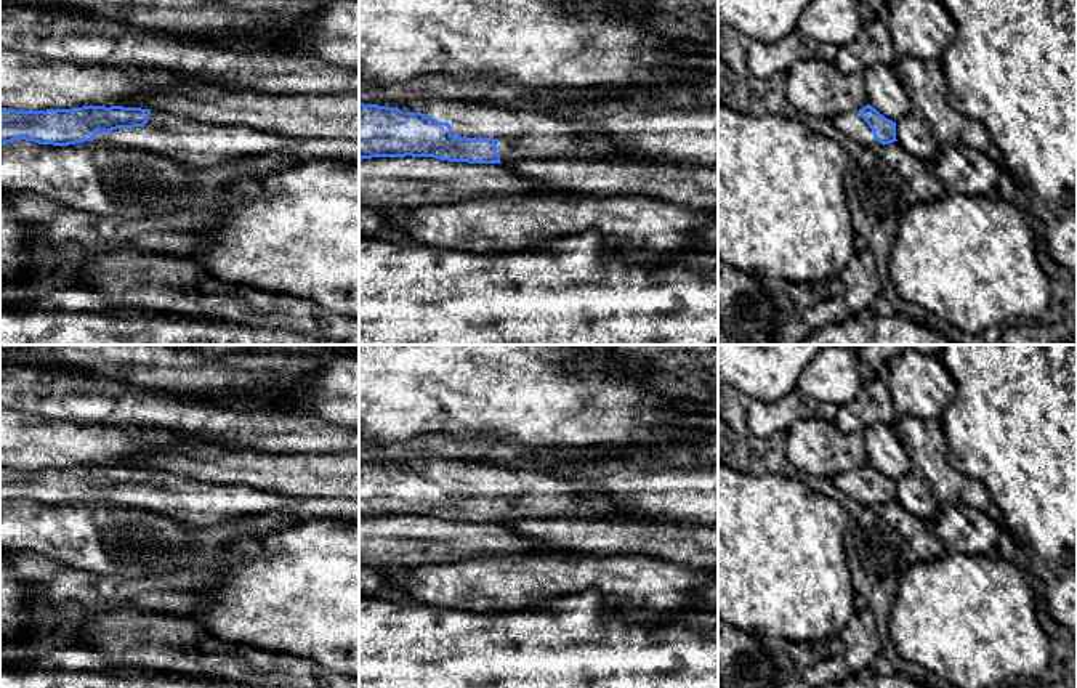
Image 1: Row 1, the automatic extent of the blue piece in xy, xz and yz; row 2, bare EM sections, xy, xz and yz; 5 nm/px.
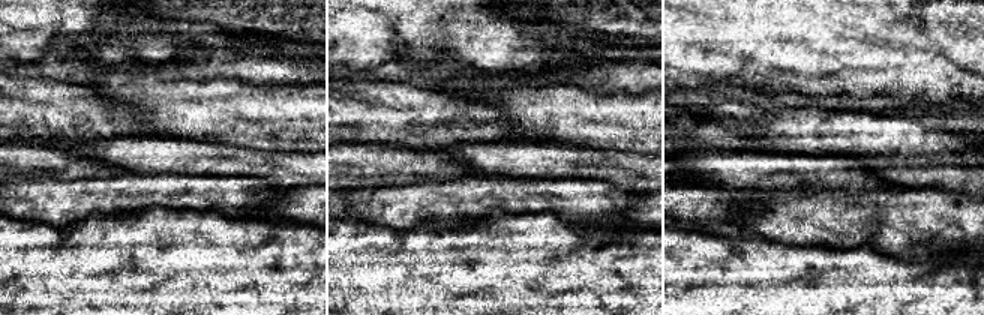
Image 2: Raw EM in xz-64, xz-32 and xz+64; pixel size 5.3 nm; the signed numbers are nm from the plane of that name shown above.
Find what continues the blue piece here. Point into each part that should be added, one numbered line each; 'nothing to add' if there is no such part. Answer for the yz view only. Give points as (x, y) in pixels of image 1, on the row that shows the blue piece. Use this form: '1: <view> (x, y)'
1: yz (851, 124)

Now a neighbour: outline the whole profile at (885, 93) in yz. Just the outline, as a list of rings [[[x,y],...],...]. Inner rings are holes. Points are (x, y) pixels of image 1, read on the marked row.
[[[883,63],[865,66],[862,79],[869,104],[886,119],[898,122],[914,107],[893,66]]]

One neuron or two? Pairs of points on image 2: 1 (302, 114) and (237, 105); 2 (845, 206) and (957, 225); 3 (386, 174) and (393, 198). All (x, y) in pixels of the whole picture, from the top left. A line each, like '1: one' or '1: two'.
1: one
2: one
3: two

